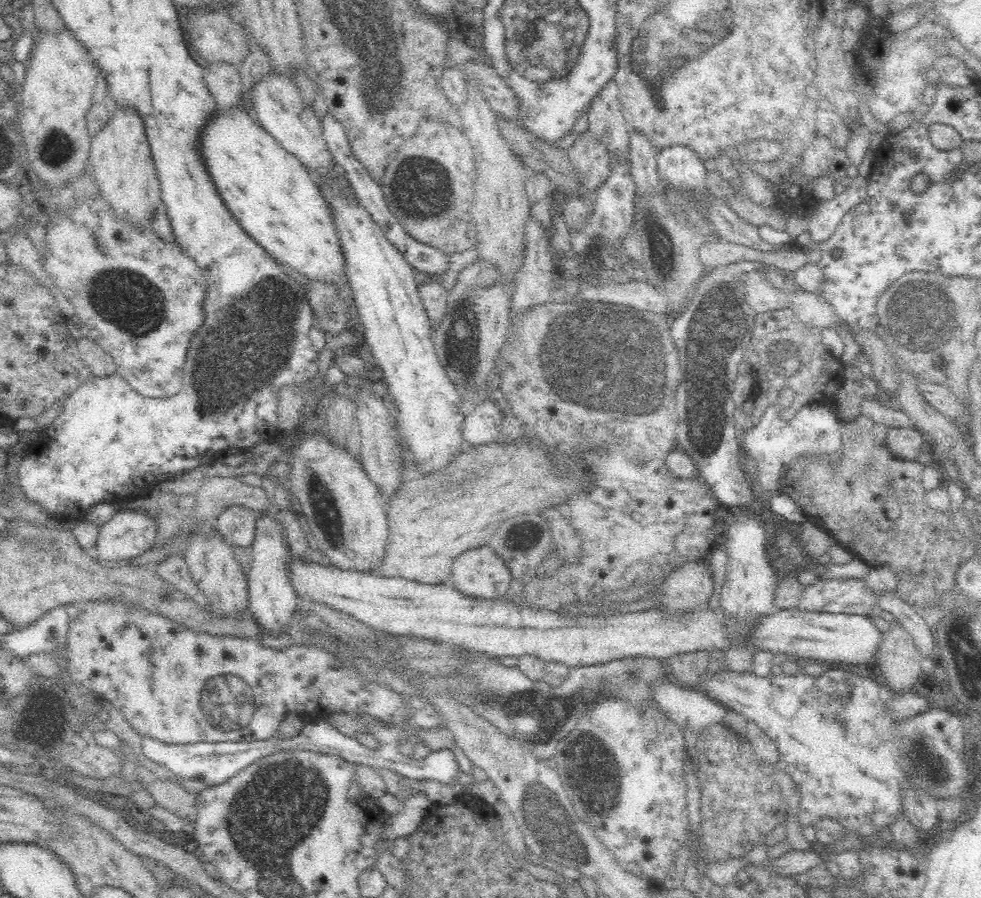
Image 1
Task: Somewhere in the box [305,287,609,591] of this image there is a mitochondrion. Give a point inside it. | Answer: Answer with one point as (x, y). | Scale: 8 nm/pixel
(584, 337)

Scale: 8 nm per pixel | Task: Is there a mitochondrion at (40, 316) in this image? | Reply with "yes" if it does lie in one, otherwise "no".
no

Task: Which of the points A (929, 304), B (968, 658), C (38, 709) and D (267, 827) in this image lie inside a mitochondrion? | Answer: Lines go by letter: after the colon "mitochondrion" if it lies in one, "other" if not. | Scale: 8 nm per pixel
A: mitochondrion
B: mitochondrion
C: mitochondrion
D: mitochondrion

